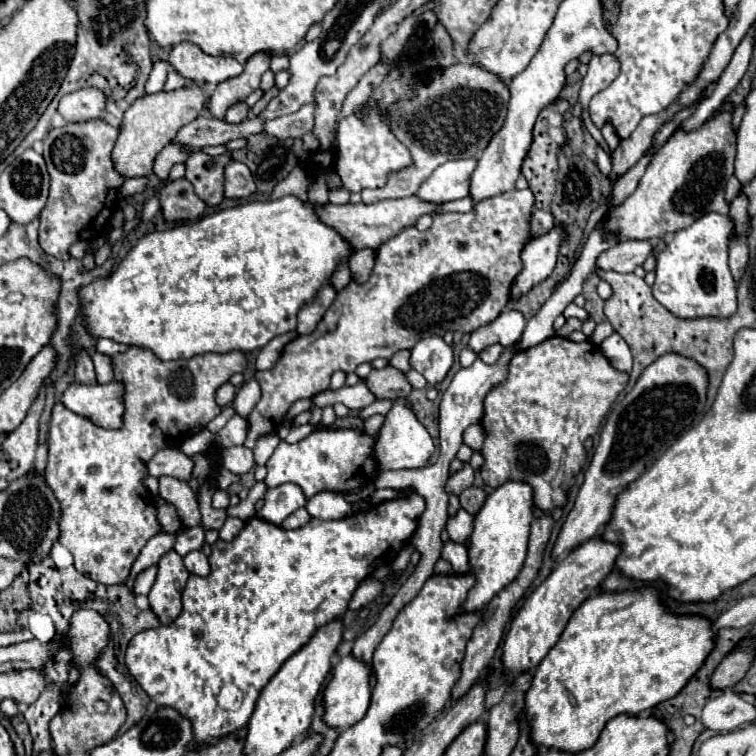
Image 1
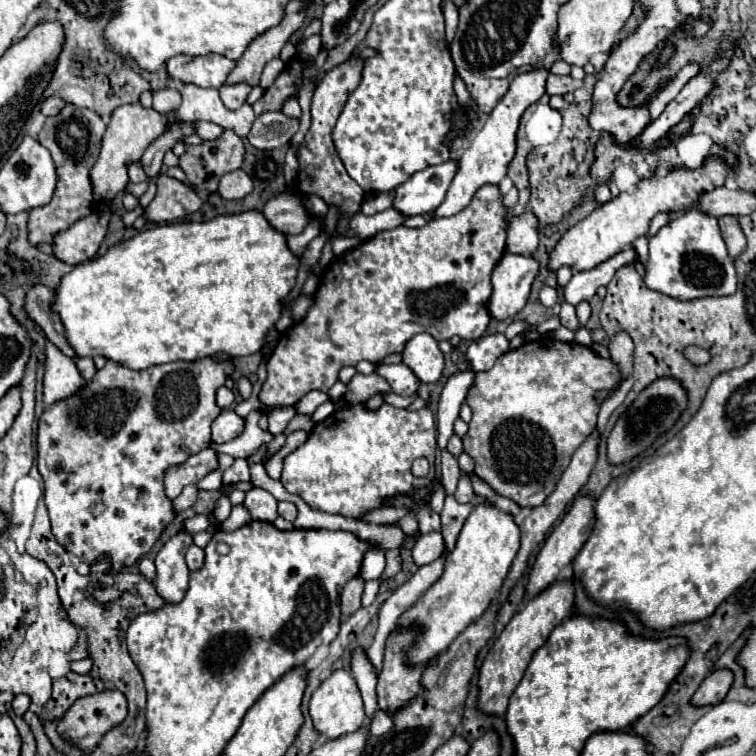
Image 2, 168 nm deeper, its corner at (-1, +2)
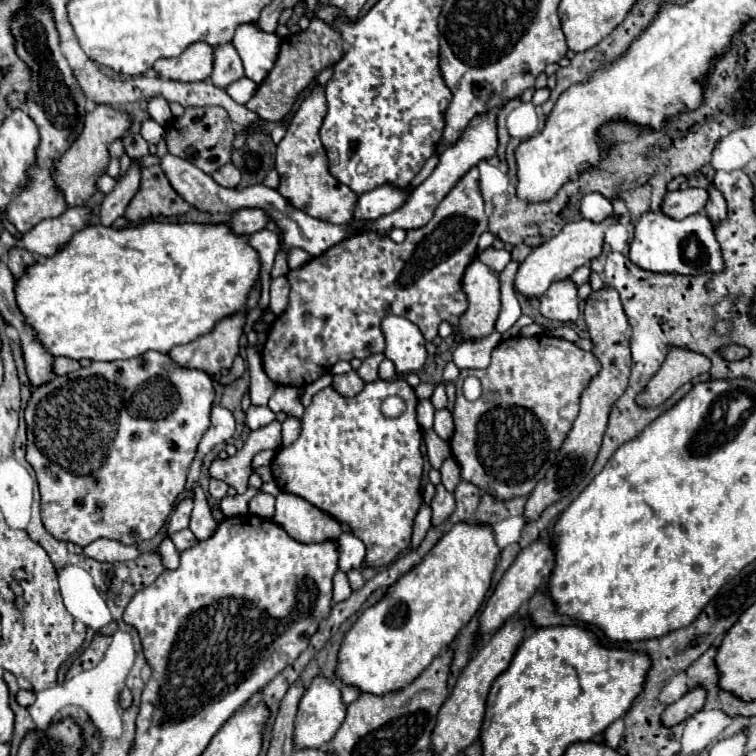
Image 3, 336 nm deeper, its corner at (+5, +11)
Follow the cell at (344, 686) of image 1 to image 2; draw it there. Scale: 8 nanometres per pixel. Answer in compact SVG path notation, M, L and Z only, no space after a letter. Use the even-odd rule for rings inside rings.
M338 669L334 671L330 677L326 677L322 681L322 685L314 691L312 699L310 699L310 717L314 723L314 729L320 735L326 735L328 739L338 739L346 733L354 733L364 725L364 705L362 705L362 697L358 691L356 681L352 679L350 671Z

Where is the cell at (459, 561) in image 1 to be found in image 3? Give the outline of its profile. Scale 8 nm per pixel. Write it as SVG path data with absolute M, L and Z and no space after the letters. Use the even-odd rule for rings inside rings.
M422 504L422 508L418 510L418 516L416 516L416 520L414 520L414 534L412 534L412 550L416 550L420 544L422 544L422 540L424 540L424 536L426 536L426 532L430 530L430 516L432 516L432 510L430 510L430 506L426 506L426 504Z

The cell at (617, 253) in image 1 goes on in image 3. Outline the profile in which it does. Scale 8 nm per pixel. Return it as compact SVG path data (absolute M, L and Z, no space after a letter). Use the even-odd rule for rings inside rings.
M580 266L576 272L572 272L570 276L568 276L568 280L572 280L576 286L582 286L582 284L586 284L586 282L590 282L590 266Z

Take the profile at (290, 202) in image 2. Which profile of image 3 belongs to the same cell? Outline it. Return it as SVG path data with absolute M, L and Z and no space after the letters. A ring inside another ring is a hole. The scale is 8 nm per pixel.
M242 208L230 218L234 232L254 234L264 230L264 210L262 208Z

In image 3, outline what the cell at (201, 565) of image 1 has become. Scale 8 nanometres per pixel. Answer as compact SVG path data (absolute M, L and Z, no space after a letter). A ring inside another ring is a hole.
M186 528L186 530L176 532L176 534L172 536L172 540L174 540L174 544L176 544L176 548L178 548L180 552L184 552L184 550L188 550L188 548L192 548L192 546L196 546L196 544L198 544L196 536L194 536L188 528Z

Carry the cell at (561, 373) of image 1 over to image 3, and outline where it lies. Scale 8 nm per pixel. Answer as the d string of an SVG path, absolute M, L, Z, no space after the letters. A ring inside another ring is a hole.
M546 334L532 338L508 338L494 348L492 362L486 370L460 370L460 376L456 380L456 404L452 412L456 430L450 440L450 448L456 462L460 462L462 478L498 500L528 496L544 478L546 470L554 464L556 454L578 416L580 394L588 380L592 380L598 372L600 362L592 352L584 352L574 342ZM470 374L480 378L482 382L482 396L474 402L466 400L462 394L462 382Z

